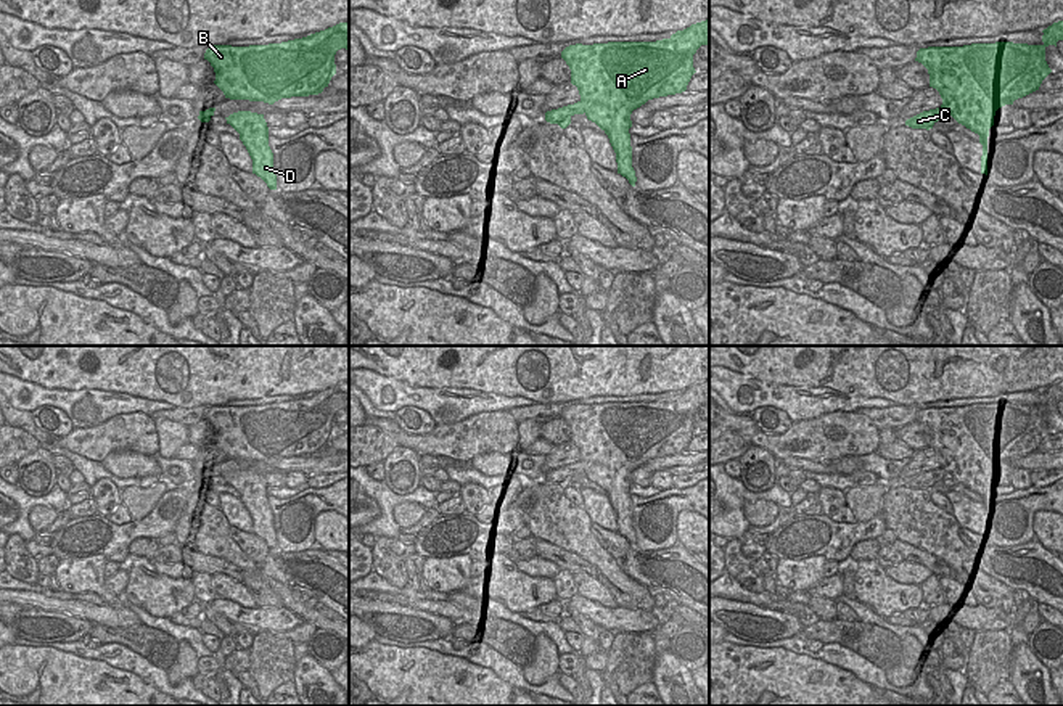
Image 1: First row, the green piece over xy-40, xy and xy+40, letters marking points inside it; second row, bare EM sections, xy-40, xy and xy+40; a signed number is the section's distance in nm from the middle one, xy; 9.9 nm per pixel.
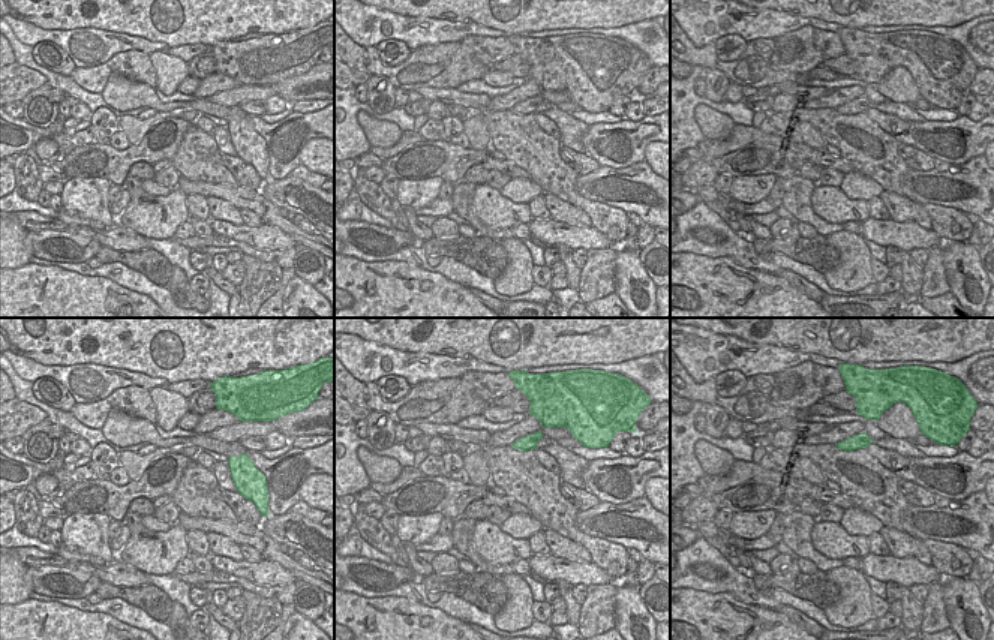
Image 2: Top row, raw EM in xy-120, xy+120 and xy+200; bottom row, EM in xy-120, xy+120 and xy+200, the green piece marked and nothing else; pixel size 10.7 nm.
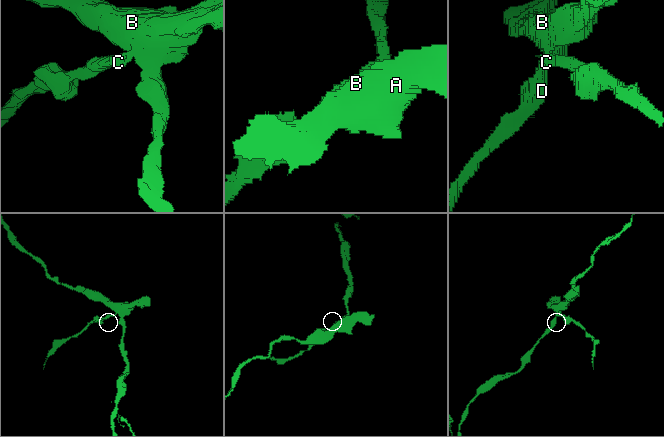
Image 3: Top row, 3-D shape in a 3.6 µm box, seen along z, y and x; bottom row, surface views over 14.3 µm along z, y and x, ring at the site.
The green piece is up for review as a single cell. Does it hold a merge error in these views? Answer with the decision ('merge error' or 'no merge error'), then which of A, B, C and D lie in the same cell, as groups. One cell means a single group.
merge error; groups A B D / C

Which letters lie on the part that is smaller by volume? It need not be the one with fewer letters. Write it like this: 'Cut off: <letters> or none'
Cut off: C.

